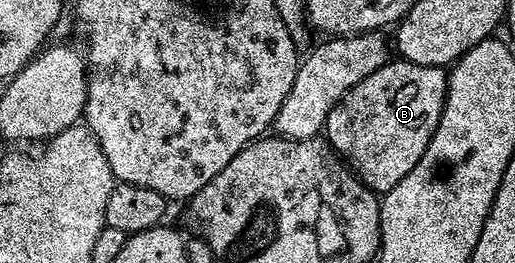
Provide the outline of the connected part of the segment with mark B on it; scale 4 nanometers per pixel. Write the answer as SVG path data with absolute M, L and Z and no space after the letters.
M389 61L340 98L325 122L326 141L365 186L375 192L389 190L422 160L447 94L448 74L443 67Z

